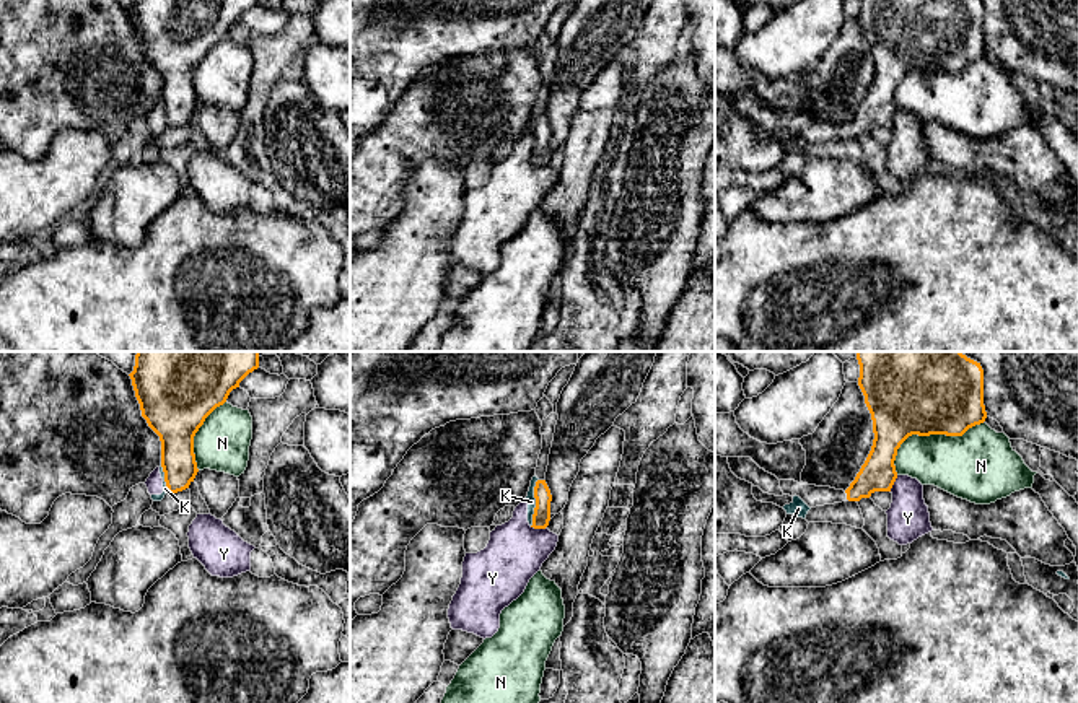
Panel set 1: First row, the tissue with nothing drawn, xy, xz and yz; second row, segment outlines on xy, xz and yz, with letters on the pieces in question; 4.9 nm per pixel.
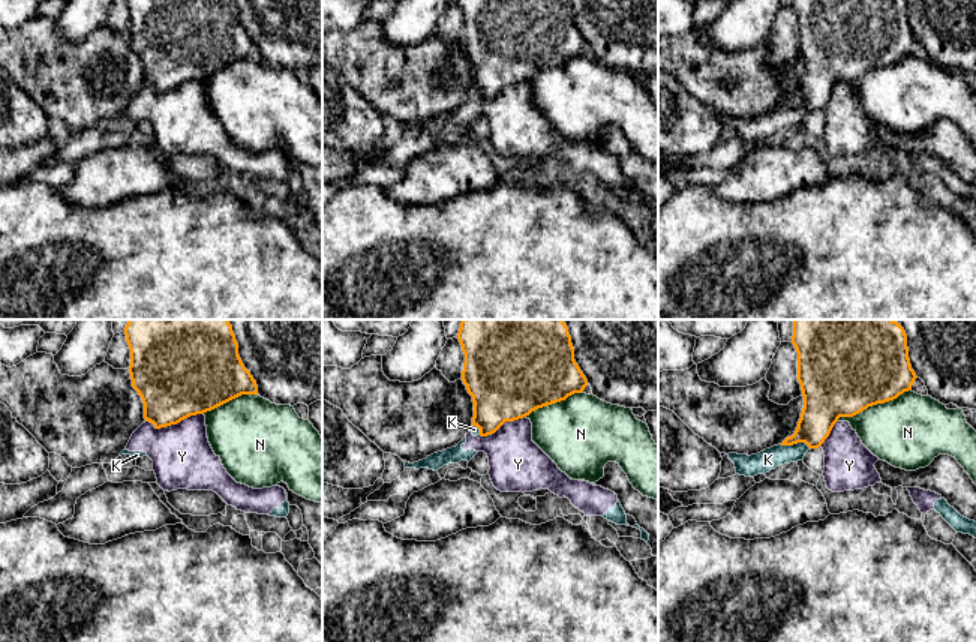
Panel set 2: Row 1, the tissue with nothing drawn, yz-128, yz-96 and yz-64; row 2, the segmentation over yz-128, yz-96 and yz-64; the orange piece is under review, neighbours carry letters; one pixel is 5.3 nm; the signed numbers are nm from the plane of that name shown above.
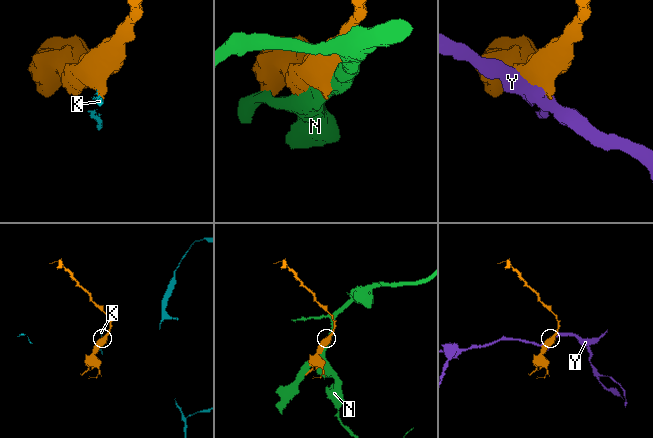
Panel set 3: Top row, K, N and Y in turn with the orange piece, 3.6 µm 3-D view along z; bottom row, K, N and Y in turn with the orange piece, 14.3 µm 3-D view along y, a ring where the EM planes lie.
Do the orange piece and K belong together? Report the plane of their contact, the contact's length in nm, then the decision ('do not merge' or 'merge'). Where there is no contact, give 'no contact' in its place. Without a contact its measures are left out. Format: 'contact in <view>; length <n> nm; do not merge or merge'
contact in xz; length 240 nm; do not merge

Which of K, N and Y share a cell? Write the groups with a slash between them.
K Y / N

